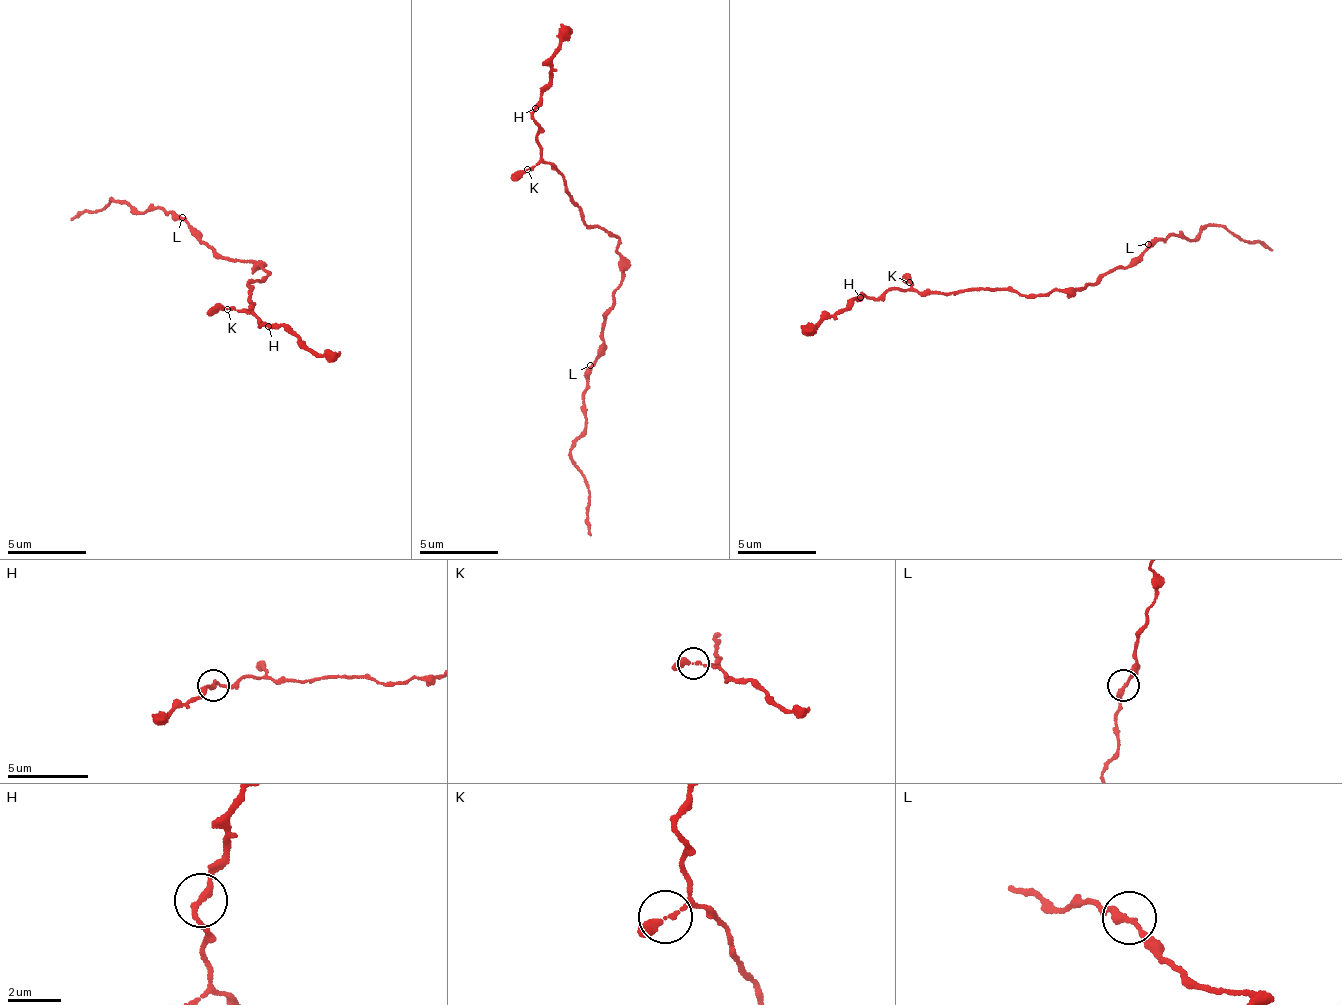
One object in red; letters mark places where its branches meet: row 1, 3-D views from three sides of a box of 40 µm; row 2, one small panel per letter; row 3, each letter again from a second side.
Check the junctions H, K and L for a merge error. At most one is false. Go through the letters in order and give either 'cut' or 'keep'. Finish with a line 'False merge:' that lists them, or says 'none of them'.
H: keep
K: keep
L: keep
False merge: none of them

